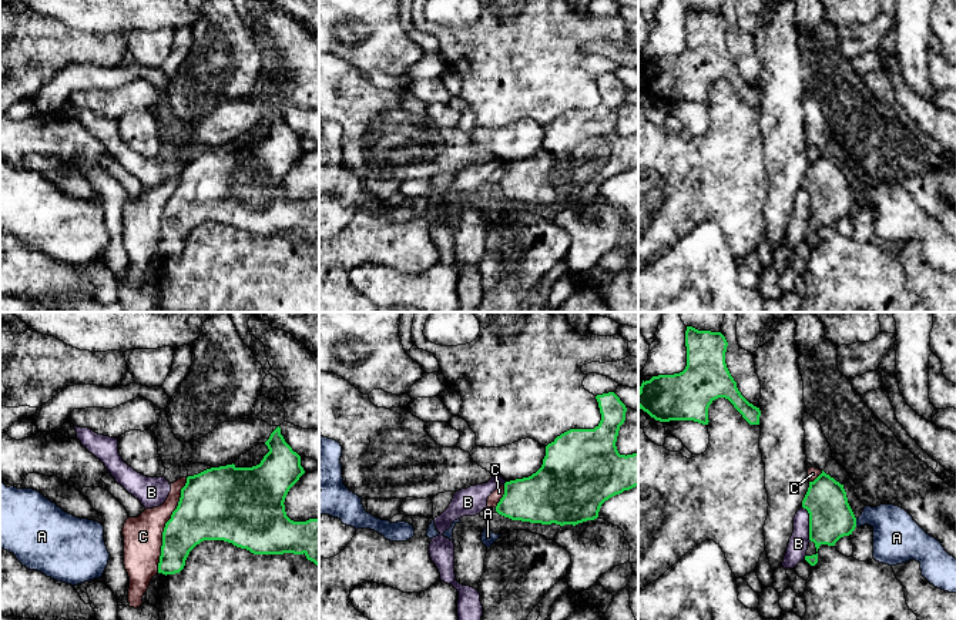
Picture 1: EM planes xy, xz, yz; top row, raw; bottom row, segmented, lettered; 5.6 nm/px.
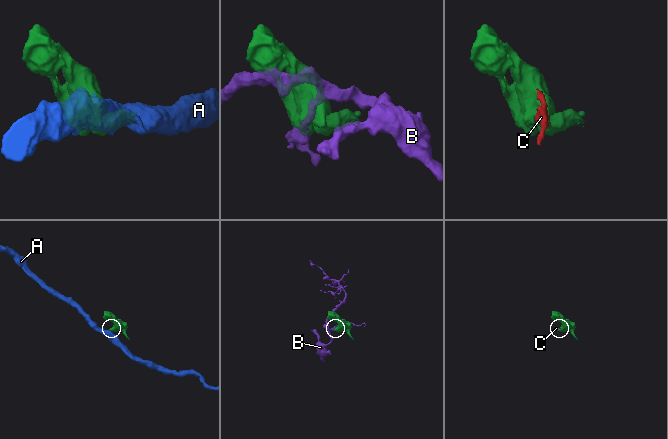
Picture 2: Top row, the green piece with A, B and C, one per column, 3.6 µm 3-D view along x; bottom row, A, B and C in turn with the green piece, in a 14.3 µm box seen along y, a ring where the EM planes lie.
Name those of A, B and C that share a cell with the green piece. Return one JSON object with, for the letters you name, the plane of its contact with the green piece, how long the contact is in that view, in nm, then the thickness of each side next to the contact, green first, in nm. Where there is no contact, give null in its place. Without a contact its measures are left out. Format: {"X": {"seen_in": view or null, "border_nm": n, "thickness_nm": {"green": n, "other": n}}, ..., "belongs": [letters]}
{"belongs": []}

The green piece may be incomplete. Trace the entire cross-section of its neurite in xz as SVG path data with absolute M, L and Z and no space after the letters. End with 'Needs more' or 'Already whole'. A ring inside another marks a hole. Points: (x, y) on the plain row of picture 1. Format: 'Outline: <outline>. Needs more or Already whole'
Outline: M614 73L596 77L601 101L594 110L570 110L546 127L541 148L529 158L504 164L504 175L496 187L496 192L511 201L541 205L578 205L598 198L601 185L610 178L638 167L638 134L620 135L615 127L620 107L625 101L625 86Z. Already whole

